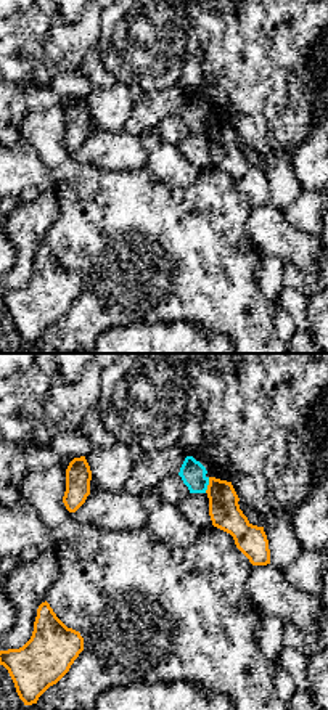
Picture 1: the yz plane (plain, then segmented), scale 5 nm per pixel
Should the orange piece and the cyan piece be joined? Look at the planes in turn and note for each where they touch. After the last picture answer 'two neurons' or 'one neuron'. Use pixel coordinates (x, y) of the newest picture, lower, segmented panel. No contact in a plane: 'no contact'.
meets orange at (208, 485)

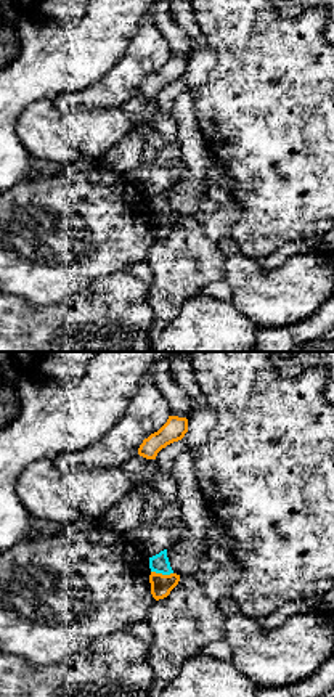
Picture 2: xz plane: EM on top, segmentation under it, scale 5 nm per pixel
meets orange at (161, 574)

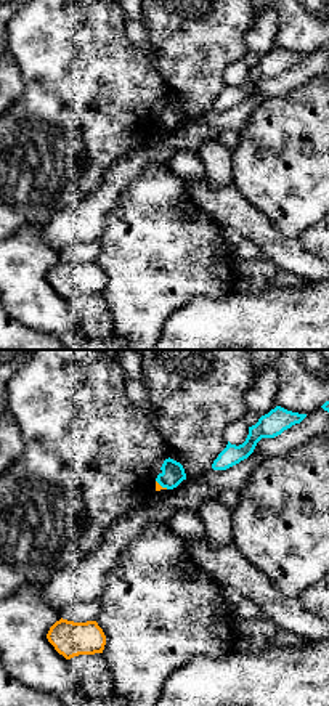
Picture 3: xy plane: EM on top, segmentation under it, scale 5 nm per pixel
meets orange at (161, 486)

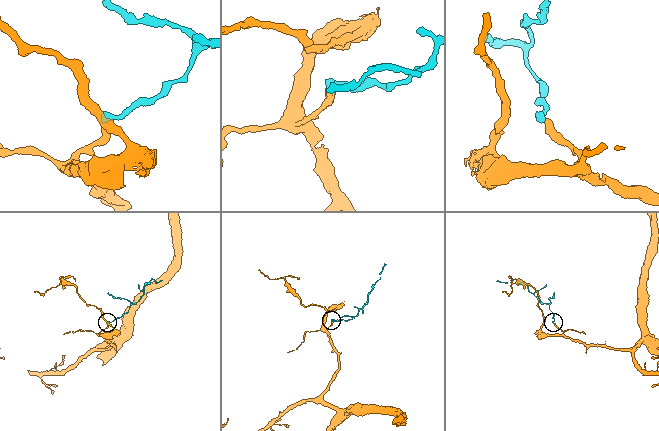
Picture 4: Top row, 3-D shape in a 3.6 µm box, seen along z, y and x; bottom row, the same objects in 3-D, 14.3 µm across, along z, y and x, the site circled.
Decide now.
two neurons

